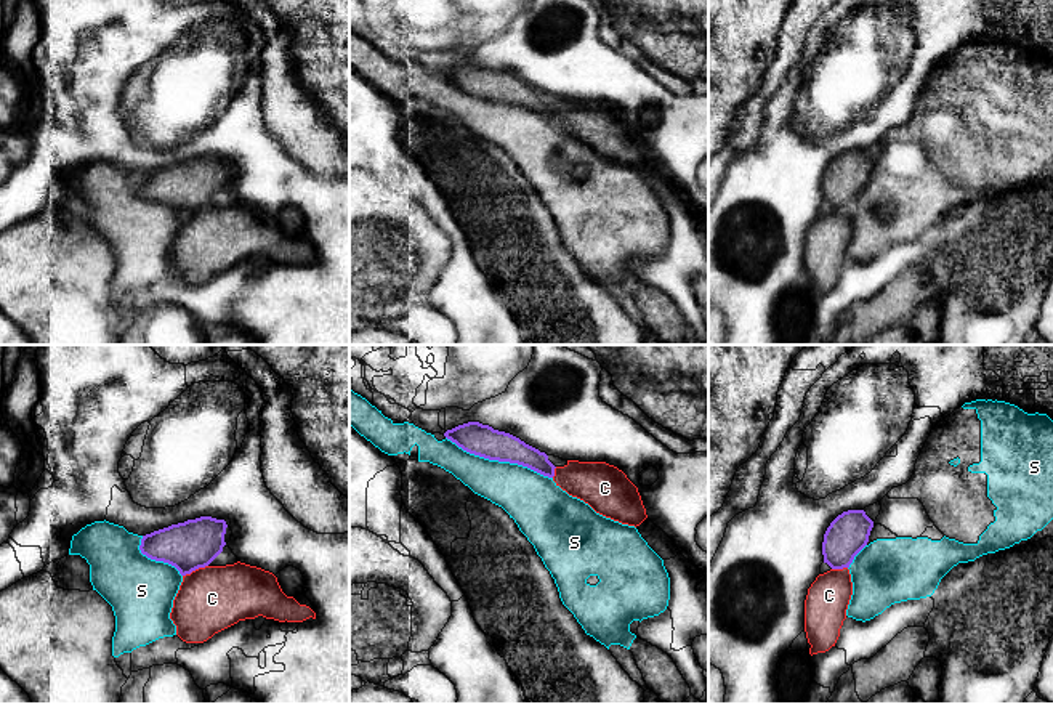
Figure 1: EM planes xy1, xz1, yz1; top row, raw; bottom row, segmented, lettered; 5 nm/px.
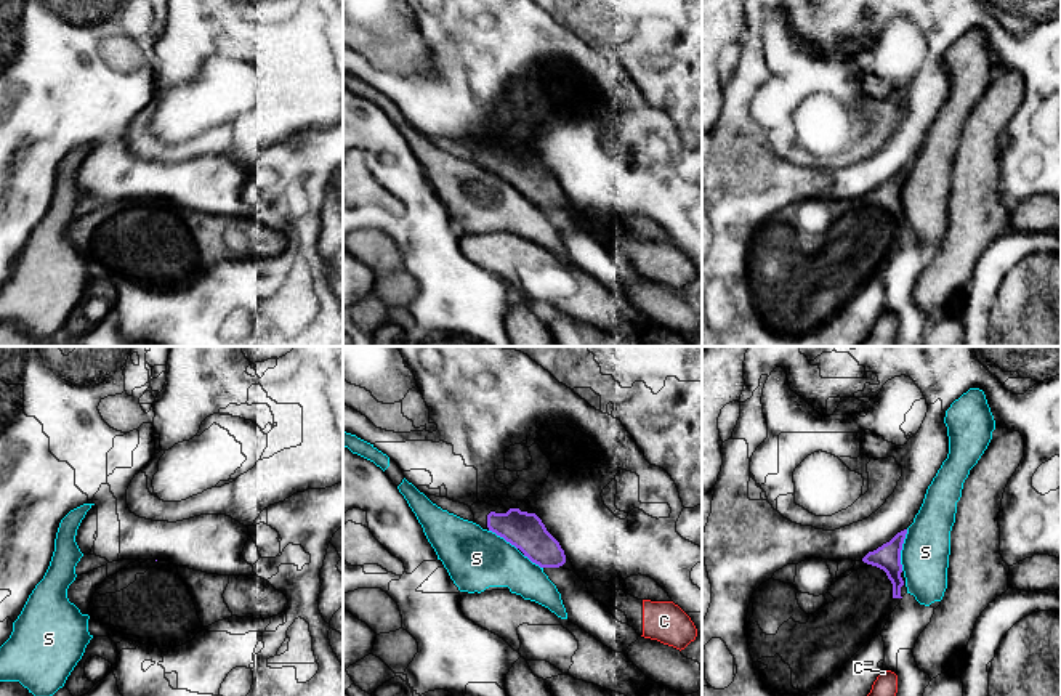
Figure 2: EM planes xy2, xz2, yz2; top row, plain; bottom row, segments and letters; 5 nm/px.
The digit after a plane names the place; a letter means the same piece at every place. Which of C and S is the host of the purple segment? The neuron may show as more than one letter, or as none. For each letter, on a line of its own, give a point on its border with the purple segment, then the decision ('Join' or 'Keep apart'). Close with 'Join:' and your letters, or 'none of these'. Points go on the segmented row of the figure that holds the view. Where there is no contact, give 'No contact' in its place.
C: Touches purple at xy1 (194, 570). Keep apart
S: Touches purple at xz1 (499, 461). Keep apart
Join: none of these

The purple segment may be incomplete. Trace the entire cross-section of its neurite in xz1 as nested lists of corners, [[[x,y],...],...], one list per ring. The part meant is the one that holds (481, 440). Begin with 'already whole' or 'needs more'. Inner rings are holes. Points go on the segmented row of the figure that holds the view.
already whole; [[[468,422],[447,430],[444,436],[470,454],[489,460],[518,463],[548,478],[555,476],[556,467],[548,460],[545,452],[489,425]]]

